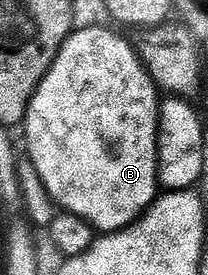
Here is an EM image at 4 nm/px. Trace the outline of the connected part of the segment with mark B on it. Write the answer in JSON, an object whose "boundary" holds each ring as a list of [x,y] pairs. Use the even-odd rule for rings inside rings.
{"boundary":[[[87,26],[84,30],[76,29],[67,38],[66,44],[59,49],[57,60],[52,64],[51,71],[43,78],[43,83],[37,88],[31,103],[27,105],[27,150],[29,161],[35,166],[39,178],[51,197],[66,213],[81,216],[88,224],[94,226],[99,232],[118,232],[125,226],[130,226],[136,218],[146,211],[147,207],[155,201],[159,184],[159,107],[160,99],[157,97],[154,82],[151,81],[143,63],[139,60],[136,49],[126,42],[119,34],[111,30],[102,30],[99,26]]]}

